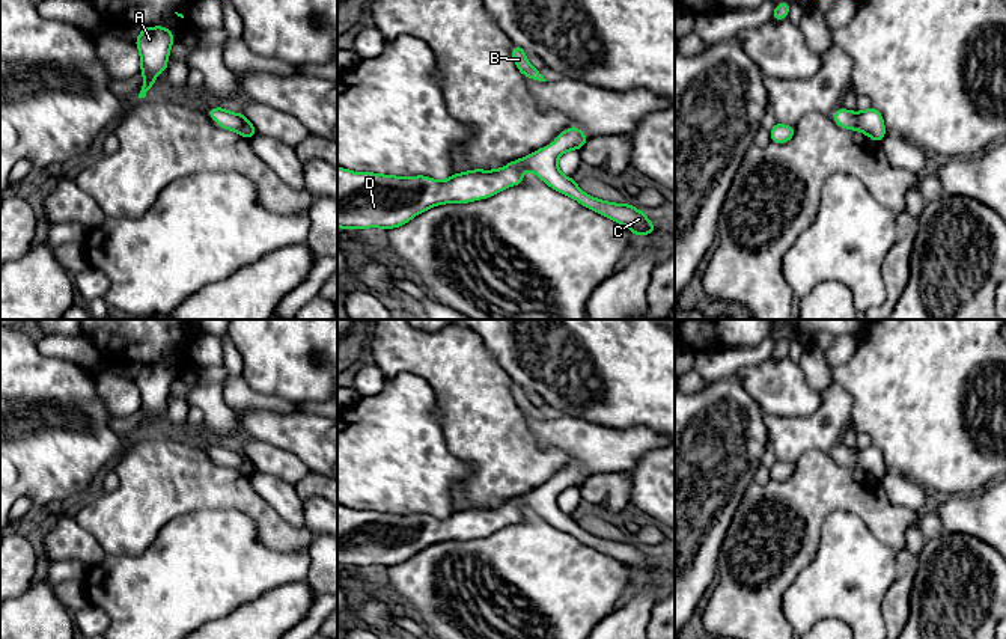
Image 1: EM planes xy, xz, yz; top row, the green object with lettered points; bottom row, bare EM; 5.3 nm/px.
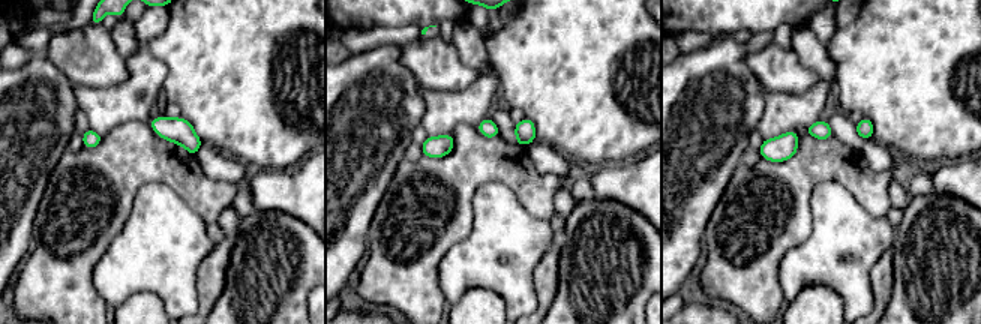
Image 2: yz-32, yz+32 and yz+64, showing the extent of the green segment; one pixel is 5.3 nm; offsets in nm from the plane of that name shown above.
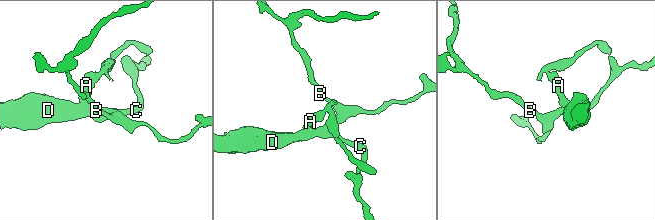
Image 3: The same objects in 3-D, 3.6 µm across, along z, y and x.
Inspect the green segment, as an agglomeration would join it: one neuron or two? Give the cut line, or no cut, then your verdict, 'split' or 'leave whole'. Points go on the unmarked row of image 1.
no cut | leave whole

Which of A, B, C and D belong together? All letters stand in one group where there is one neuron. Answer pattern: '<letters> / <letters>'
A B C D

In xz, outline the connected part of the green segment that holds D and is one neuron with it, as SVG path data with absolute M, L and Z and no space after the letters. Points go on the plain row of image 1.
M574 463L560 470L553 482L501 506L452 511L446 518L435 518L425 512L355 511L337 505L337 565L399 565L432 544L486 537L508 524L520 523L524 518L521 509L530 508L548 524L626 564L634 573L655 570L657 565L643 549L630 541L610 541L592 535L580 527L574 515L565 514L557 506L557 497L562 491L571 487L578 488L587 478L589 475Z

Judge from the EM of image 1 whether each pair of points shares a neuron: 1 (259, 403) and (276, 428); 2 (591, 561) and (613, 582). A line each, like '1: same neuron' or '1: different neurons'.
1: different neurons
2: same neuron

